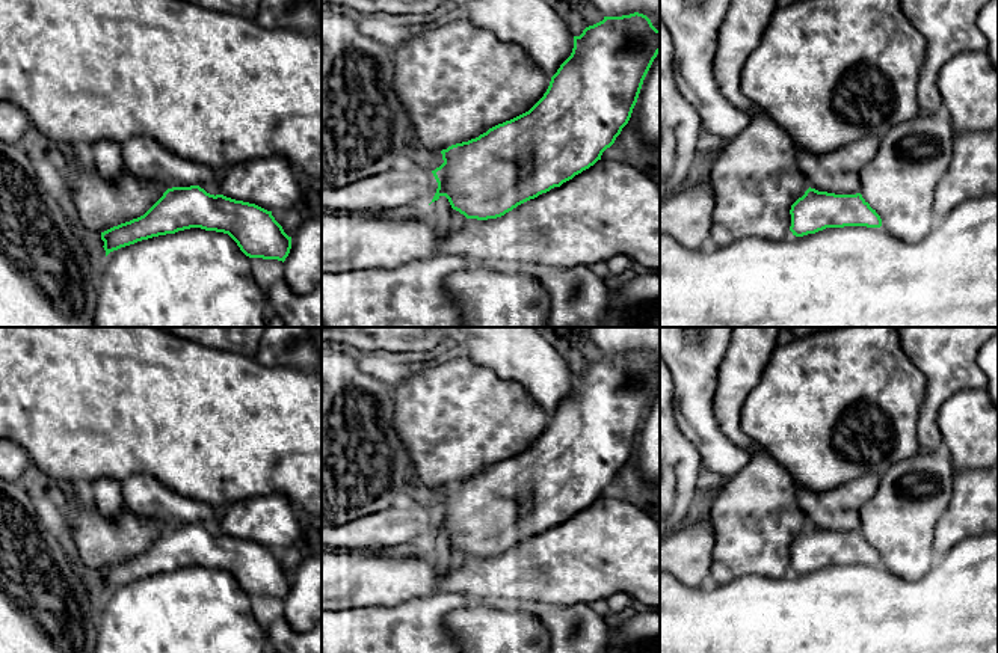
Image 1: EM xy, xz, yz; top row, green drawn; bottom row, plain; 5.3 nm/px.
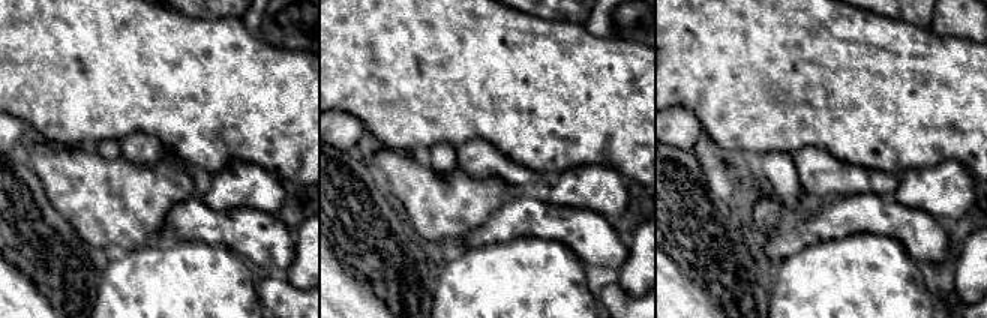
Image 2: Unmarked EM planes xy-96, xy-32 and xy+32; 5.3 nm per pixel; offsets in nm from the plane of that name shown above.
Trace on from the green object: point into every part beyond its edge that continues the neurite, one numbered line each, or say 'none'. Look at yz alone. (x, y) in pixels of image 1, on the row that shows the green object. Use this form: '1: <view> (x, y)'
1: yz (755, 180)

